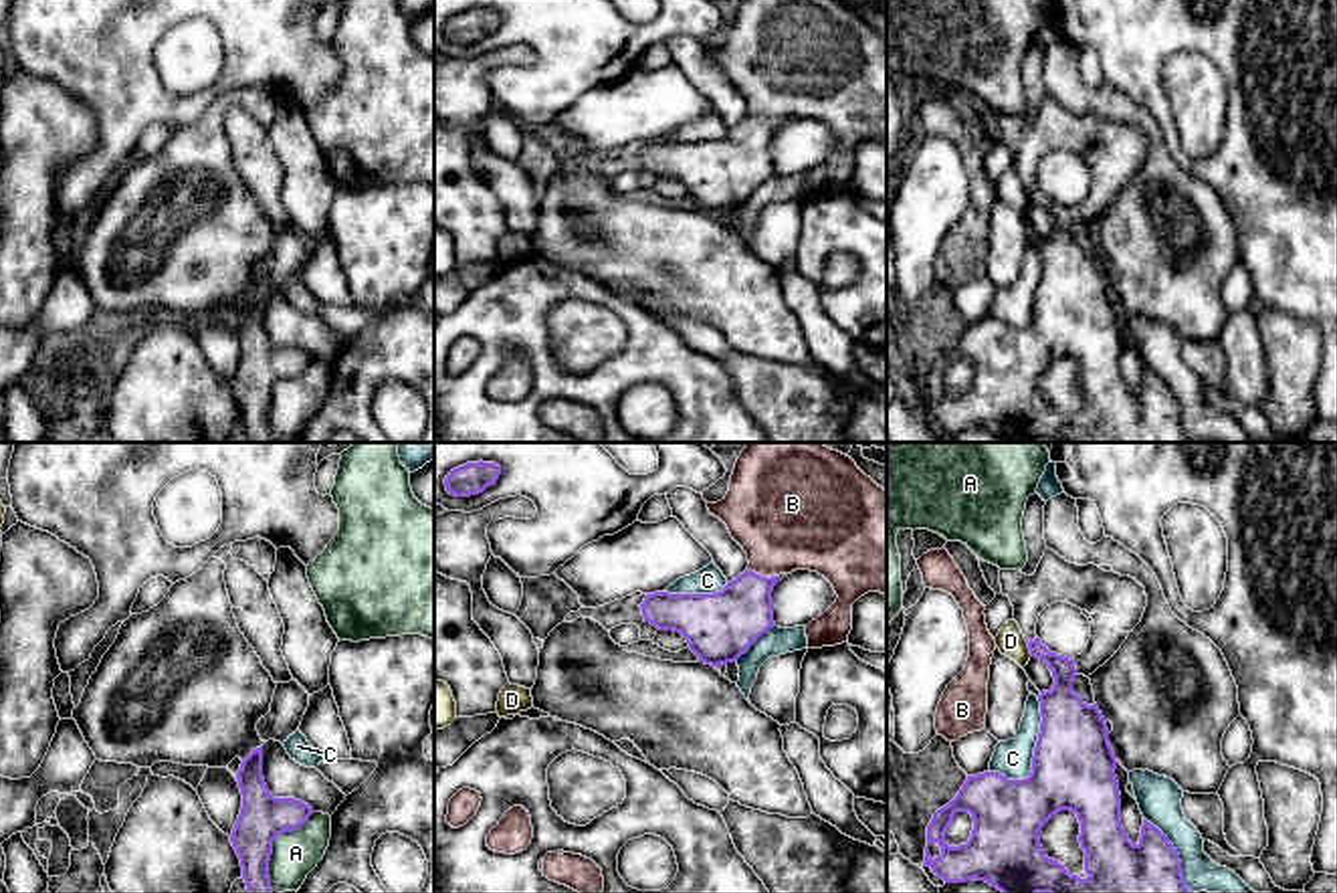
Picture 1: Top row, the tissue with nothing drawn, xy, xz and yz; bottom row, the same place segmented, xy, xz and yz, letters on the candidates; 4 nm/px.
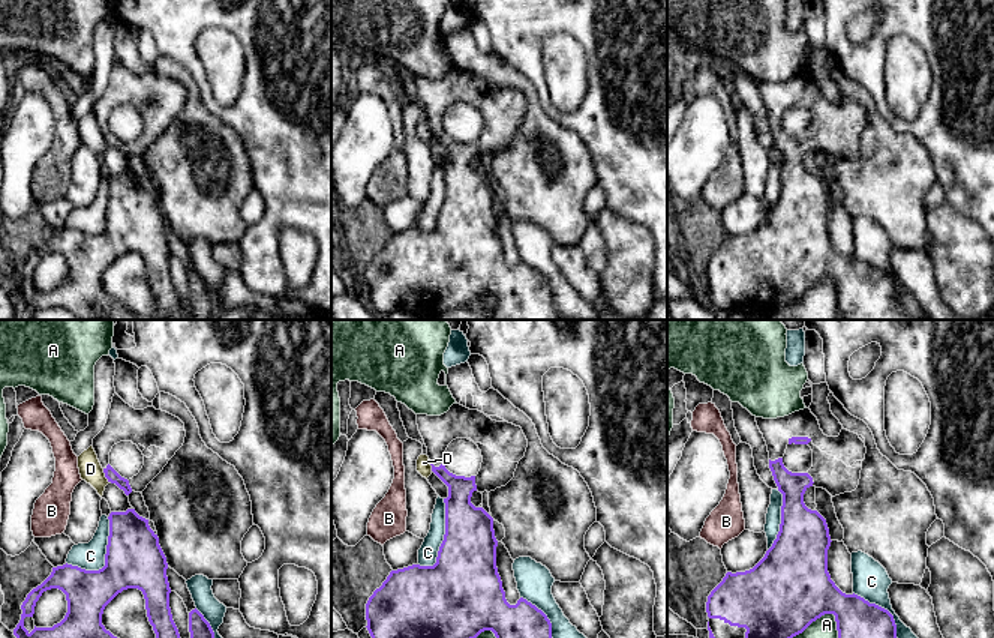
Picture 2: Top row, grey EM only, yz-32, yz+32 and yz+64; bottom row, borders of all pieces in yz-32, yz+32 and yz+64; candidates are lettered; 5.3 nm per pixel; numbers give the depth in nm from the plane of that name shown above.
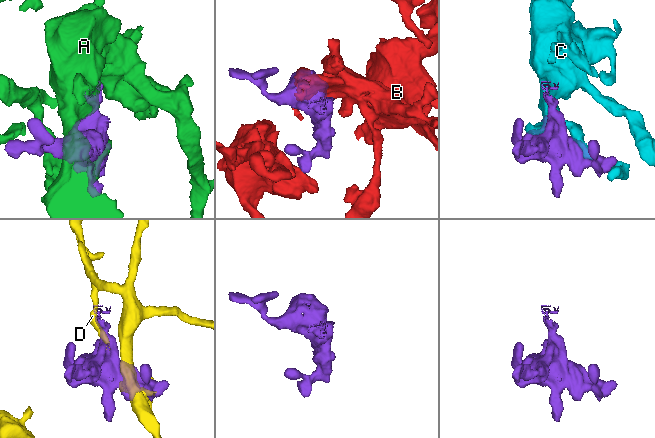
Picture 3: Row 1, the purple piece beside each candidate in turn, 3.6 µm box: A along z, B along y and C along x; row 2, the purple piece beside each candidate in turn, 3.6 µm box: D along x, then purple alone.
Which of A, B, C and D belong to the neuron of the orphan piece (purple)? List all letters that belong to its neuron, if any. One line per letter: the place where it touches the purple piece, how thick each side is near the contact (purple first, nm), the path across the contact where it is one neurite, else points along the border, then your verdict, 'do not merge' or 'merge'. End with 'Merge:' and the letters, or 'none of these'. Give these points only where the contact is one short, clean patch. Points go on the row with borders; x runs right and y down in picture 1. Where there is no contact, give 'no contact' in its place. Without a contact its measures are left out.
A: xy (271, 847) | 190/180 nm | do not merge
B: xz (762, 576) | 260/420 nm | across xz (724, 625), (746, 603), (762, 576), (784, 518) | merge
C: yz (1035, 756) | 340/150 nm | do not merge
D: yz (1029, 647) | 120/120 nm | do not merge
Merge: B

